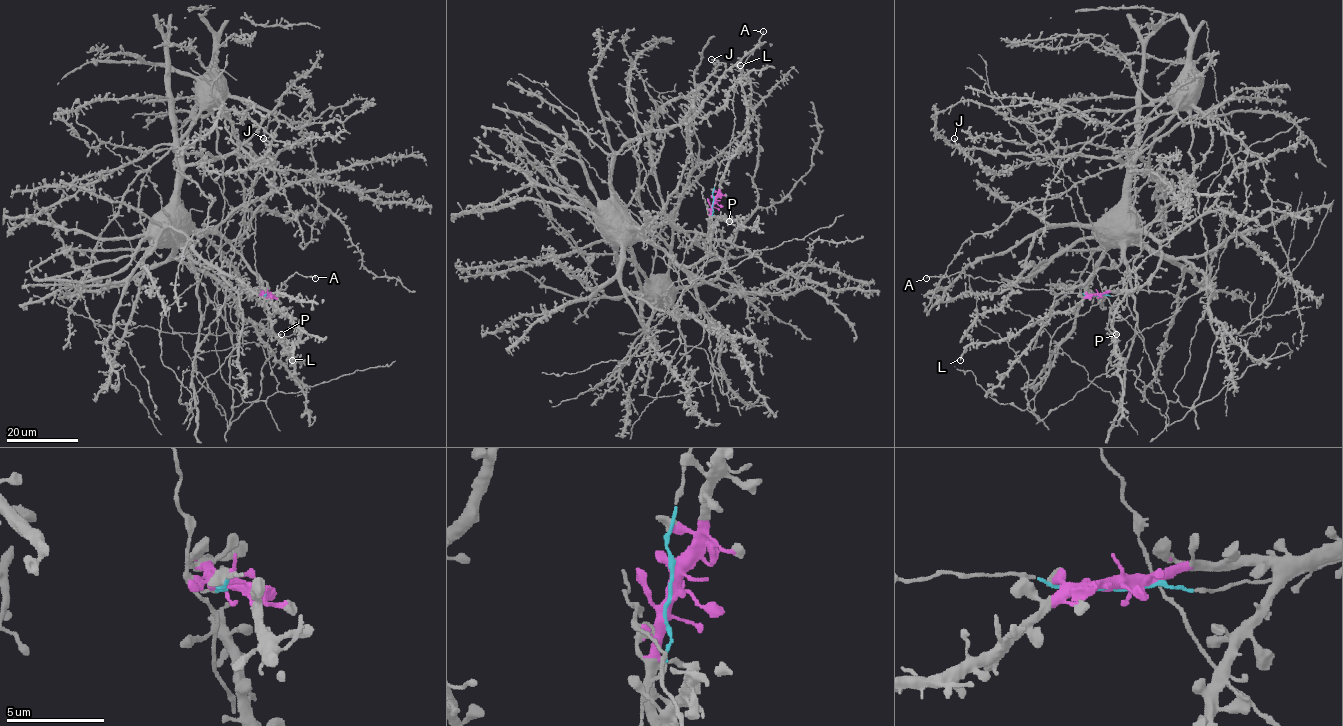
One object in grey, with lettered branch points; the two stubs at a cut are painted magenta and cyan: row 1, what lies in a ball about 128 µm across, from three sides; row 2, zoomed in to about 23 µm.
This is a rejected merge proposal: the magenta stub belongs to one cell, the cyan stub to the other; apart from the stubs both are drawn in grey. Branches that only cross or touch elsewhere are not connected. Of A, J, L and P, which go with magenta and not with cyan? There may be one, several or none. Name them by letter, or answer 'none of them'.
J, L, P

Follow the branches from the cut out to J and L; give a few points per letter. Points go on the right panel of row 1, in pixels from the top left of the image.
J: (1097, 295), (1136, 290), (1157, 268), (1160, 246), (1127, 204), (1127, 166), (1066, 155), (995, 174), (954, 138)
L: (1097, 295), (1085, 297), (1065, 311), (1024, 327), (1008, 338), (969, 344), (960, 360)

